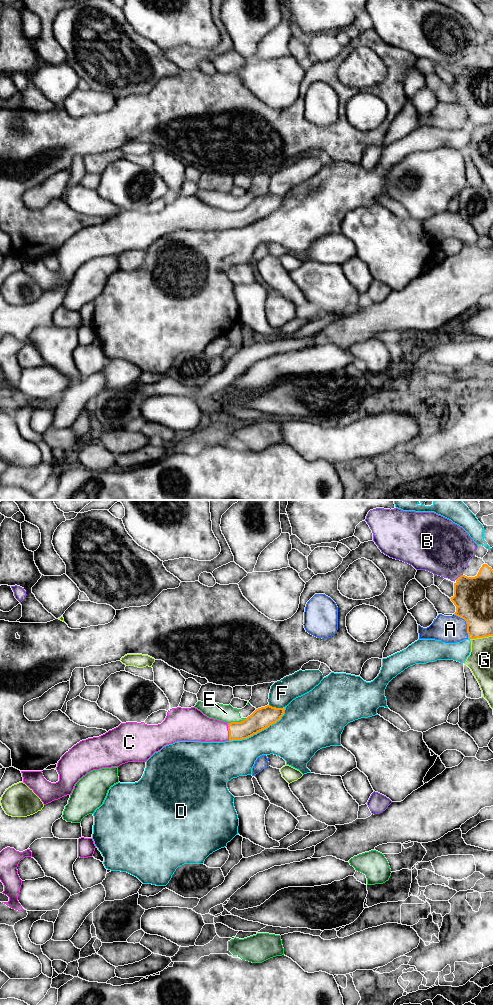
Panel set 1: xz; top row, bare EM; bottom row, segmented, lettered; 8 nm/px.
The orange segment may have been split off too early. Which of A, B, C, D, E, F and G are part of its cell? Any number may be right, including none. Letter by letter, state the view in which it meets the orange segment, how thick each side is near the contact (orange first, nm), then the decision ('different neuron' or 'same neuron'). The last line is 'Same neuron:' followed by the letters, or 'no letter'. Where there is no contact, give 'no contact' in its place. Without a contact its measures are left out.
A: meets orange in xz; 320 nm thick on the orange side, 220 nm on the other; different neuron
B: meets orange in xz; 320 nm thick on the orange side, 420 nm on the other; different neuron
C: meets orange in xz; 160 nm thick on the orange side, 220 nm on the other; same neuron
D: meets orange in xz; 170 nm thick on the orange side, 340 nm on the other; different neuron
E: meets orange in xz; 170 nm thick on the orange side, 140 nm on the other; different neuron
F: meets orange in xz; 170 nm thick on the orange side, 190 nm on the other; different neuron
G: meets orange in xz; 280 nm thick on the orange side, 200 nm on the other; different neuron
Same neuron: C

